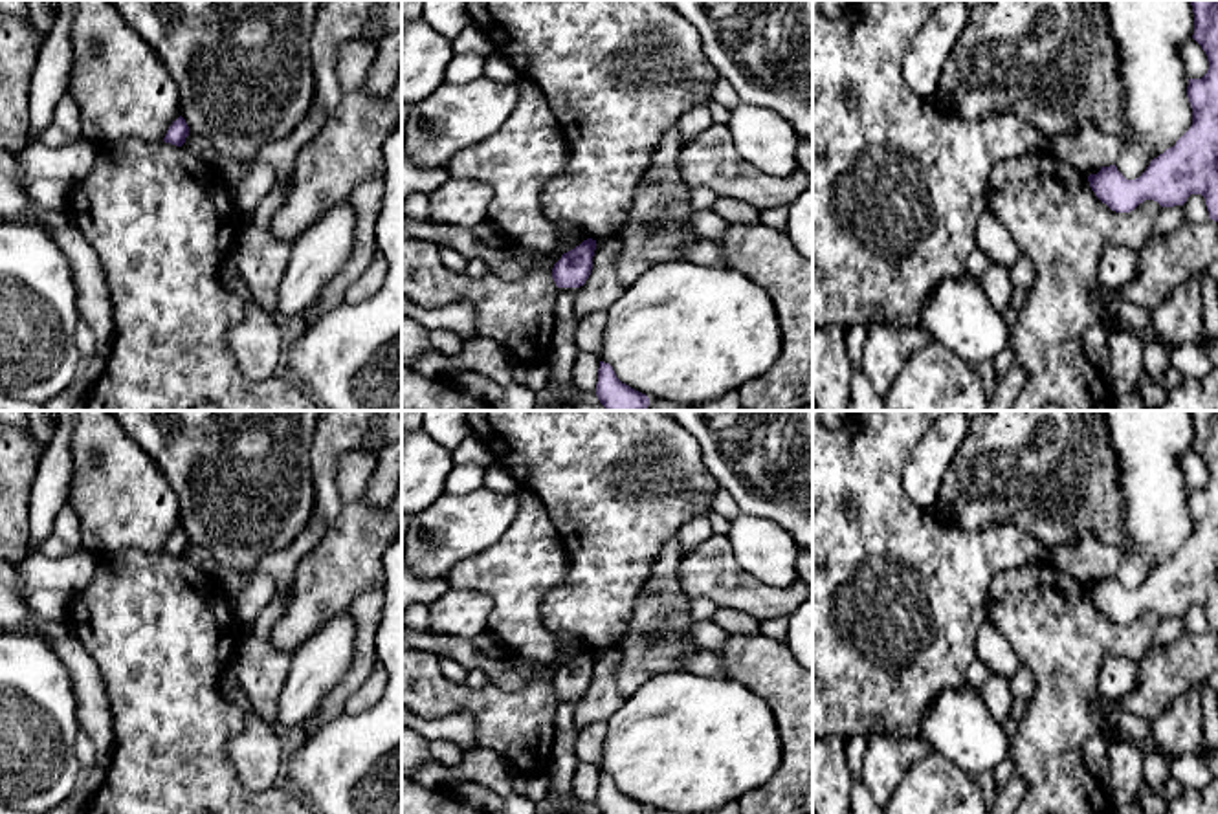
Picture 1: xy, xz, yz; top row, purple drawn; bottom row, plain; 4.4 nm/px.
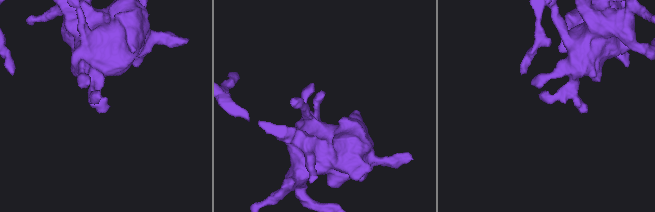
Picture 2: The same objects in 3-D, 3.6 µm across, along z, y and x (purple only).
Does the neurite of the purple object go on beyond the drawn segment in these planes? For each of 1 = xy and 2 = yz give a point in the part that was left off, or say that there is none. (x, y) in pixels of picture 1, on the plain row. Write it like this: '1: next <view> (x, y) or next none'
1: next none
2: next none

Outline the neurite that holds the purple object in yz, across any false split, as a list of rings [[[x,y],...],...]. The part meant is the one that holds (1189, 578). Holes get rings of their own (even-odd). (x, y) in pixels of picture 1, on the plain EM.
[[[1218,411],[1189,412],[1194,424],[1192,449],[1209,471],[1201,490],[1189,490],[1192,535],[1135,590],[1126,590],[1115,576],[1088,587],[1095,607],[1115,623],[1130,623],[1145,610],[1161,618],[1183,616],[1190,605],[1201,605],[1209,629],[1218,632]]]

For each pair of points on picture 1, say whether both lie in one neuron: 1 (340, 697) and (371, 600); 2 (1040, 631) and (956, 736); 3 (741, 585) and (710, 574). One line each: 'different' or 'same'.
1: same
2: different
3: same

